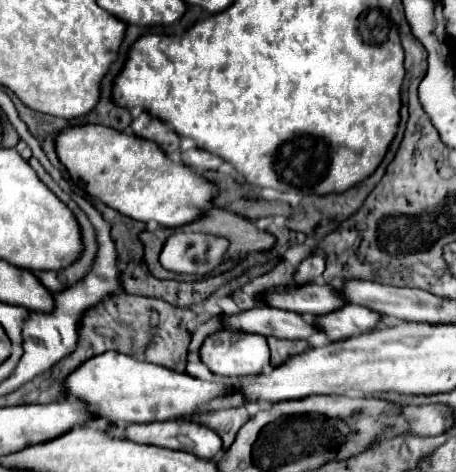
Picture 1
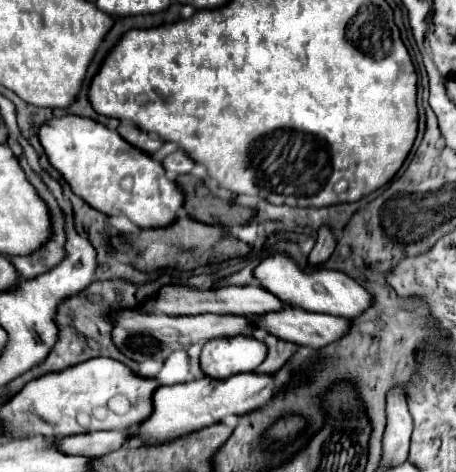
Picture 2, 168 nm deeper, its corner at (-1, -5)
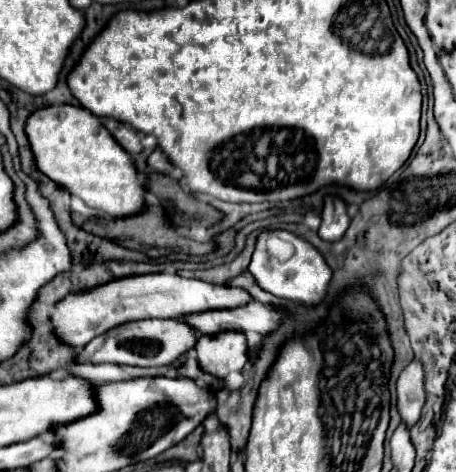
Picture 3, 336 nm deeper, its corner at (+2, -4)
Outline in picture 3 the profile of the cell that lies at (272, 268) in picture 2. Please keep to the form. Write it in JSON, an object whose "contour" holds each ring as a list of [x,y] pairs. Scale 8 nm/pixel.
{"contour":[[[267,230],[257,236],[249,272],[265,292],[299,304],[319,304],[325,298],[331,280],[331,268],[325,258],[307,240],[287,230]]]}

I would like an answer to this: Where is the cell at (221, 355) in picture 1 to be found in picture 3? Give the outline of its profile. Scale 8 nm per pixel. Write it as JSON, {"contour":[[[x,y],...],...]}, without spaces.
{"contour":[[[241,332],[201,336],[195,344],[195,352],[201,370],[217,378],[225,378],[229,372],[241,372],[249,360],[247,338]]]}

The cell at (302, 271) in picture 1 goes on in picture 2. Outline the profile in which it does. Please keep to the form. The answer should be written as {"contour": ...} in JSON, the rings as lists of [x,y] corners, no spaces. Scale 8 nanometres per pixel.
{"contour":[[[328,227],[318,229],[318,239],[316,239],[316,245],[314,245],[312,253],[308,255],[308,263],[310,265],[320,265],[320,263],[328,261],[328,257],[334,251],[334,247],[336,247],[336,239],[332,237],[330,229]]]}

